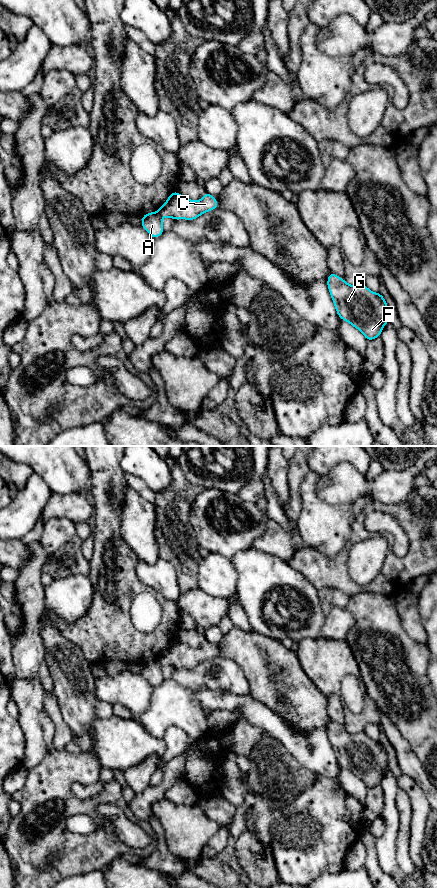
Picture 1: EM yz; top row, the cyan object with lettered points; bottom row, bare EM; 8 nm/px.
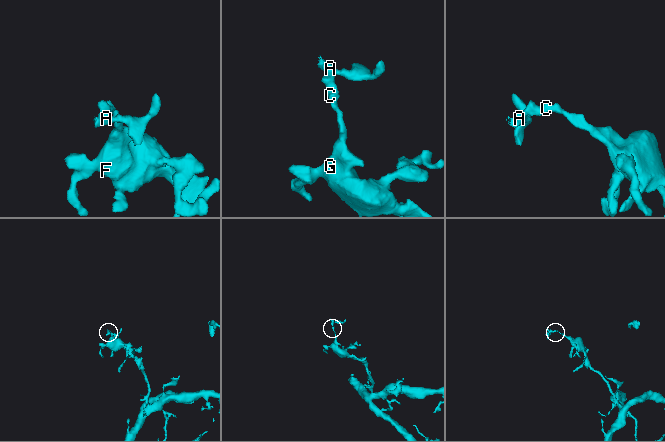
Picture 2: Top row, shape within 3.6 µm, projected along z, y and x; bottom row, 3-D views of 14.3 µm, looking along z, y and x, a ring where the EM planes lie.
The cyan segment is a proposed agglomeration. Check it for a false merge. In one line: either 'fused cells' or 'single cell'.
fused cells

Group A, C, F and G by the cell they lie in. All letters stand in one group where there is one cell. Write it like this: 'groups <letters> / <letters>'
groups A / C F G

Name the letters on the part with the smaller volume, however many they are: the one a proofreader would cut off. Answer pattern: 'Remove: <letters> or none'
Remove: A

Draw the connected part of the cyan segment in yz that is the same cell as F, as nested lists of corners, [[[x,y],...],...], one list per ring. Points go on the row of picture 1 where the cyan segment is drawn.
[[[331,271],[327,287],[340,319],[360,330],[368,341],[380,337],[390,319],[387,303],[379,292],[372,292],[364,283],[351,286]]]

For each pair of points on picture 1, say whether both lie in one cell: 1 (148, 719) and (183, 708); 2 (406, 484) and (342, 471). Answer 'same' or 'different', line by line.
1: same
2: same

